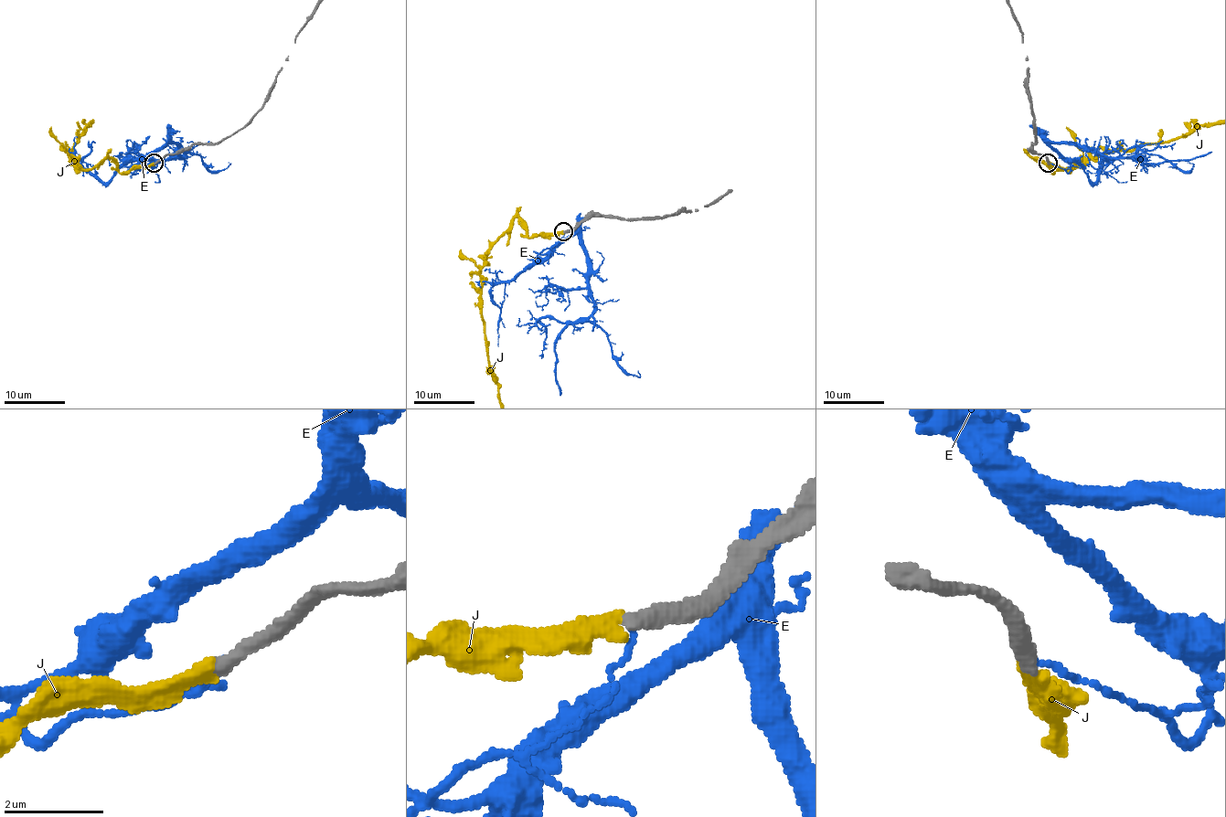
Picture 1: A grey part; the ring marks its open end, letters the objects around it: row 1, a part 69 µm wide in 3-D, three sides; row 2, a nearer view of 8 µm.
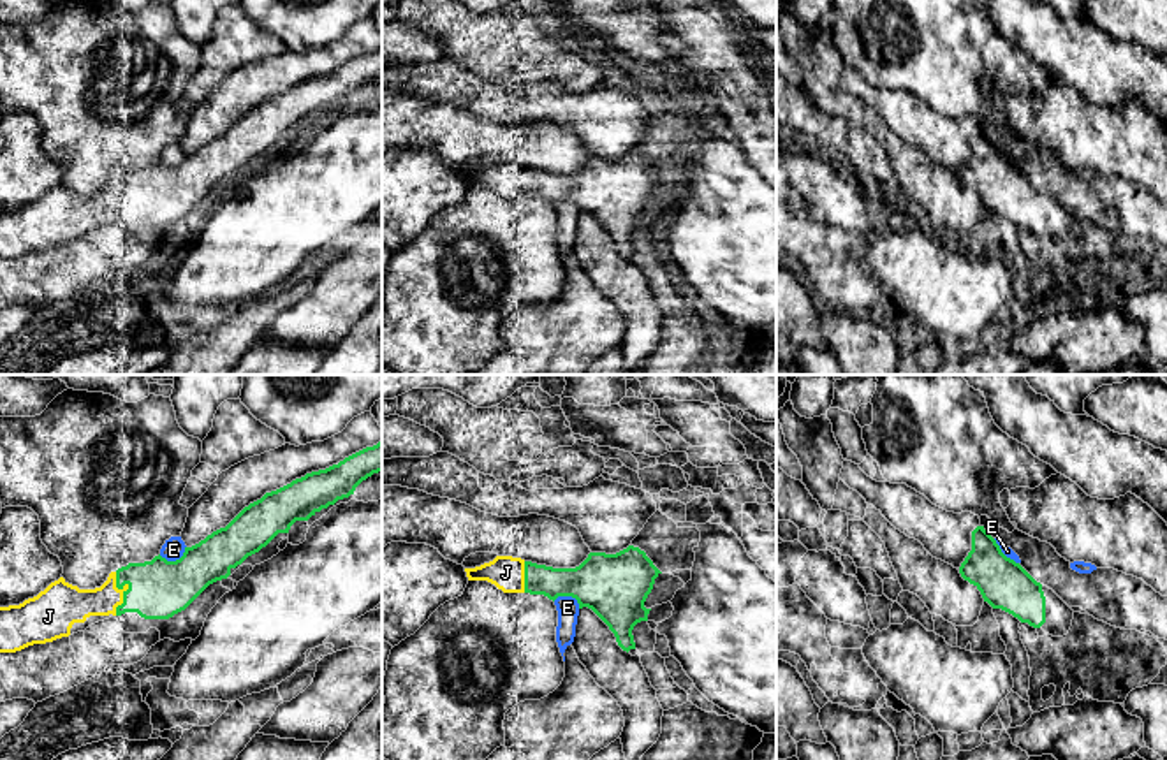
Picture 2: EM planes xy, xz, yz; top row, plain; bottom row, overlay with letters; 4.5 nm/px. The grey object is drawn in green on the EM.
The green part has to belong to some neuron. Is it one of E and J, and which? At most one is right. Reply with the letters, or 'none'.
J

